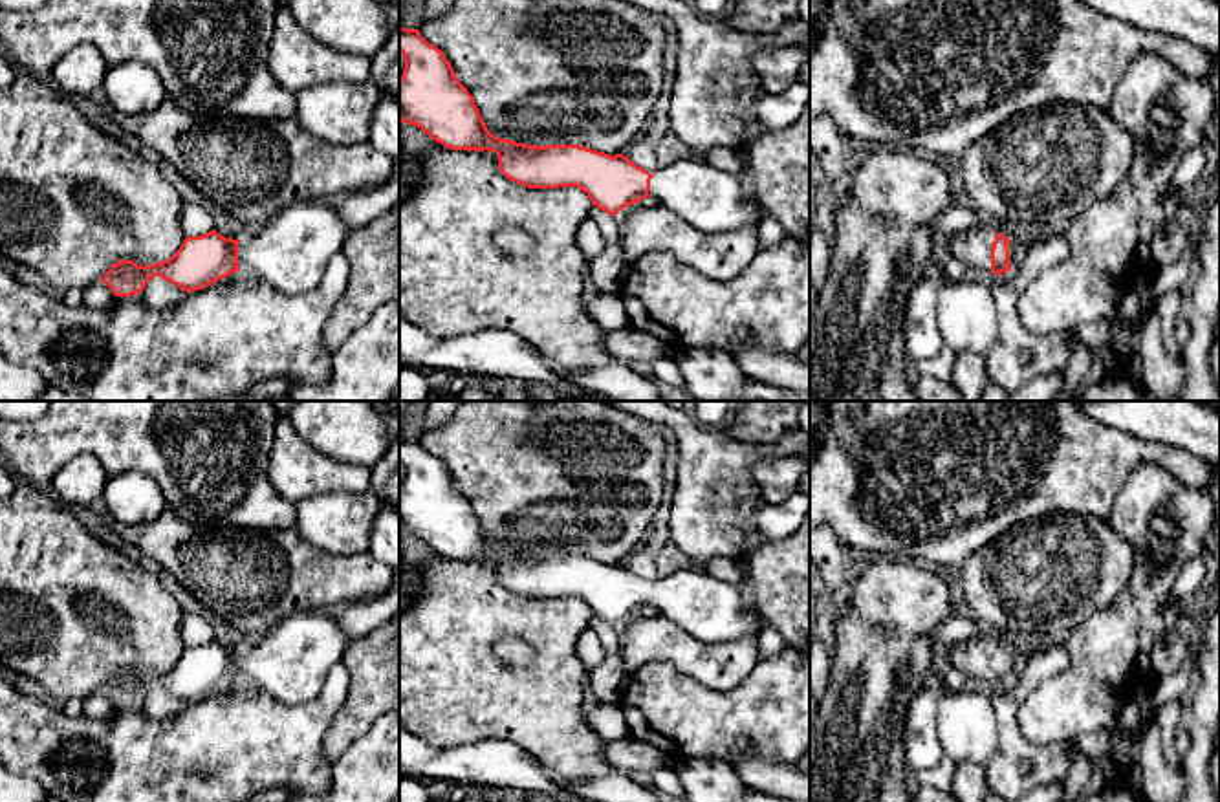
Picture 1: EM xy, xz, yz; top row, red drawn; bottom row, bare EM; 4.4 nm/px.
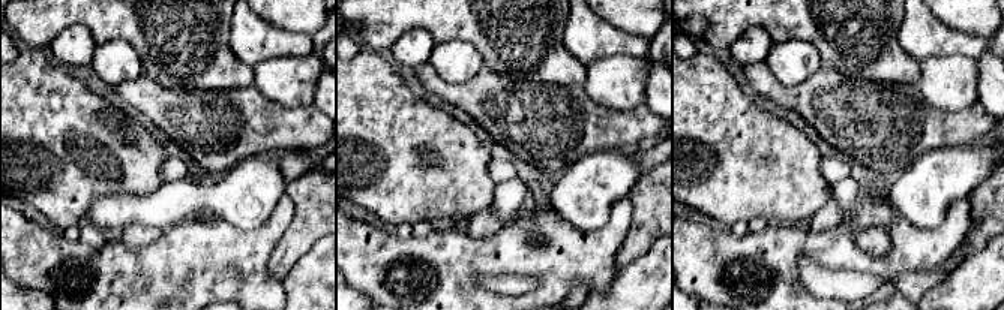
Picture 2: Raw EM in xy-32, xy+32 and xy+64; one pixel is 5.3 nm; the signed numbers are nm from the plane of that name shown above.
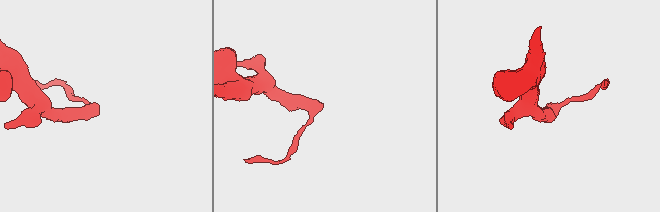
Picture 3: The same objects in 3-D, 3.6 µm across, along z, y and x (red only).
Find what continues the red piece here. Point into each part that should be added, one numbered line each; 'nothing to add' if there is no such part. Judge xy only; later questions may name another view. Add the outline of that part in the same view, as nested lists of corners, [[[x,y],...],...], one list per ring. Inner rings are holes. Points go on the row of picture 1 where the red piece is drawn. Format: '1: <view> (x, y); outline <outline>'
1: xy (290, 251); outline [[[324,200],[291,203],[240,238],[238,266],[286,295],[306,293],[319,286],[326,264],[343,251],[350,233],[335,205]]]

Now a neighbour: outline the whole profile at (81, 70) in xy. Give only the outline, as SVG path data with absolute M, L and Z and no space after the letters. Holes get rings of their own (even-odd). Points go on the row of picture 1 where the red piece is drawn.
M90 44L70 49L53 68L51 81L62 93L101 93L108 64L103 53Z

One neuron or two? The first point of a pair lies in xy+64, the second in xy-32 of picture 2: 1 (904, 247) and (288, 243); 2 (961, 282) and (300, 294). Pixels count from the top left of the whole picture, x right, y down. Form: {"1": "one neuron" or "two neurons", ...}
{"1": "two neurons", "2": "one neuron"}

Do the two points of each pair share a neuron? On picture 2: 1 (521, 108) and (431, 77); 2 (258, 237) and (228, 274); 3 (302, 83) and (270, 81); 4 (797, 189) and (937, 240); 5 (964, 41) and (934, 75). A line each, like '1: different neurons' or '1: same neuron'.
1: same neuron
2: same neuron
3: same neuron
4: different neurons
5: different neurons

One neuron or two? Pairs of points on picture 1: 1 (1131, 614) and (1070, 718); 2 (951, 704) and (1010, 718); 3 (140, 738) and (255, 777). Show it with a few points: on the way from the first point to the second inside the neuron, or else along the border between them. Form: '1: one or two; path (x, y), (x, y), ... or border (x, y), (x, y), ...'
1: one; path (1114, 639), (1103, 652), (1098, 685), (1090, 693)
2: two; border (991, 694), (997, 742), (988, 757)
3: one; path (169, 758), (226, 758)

